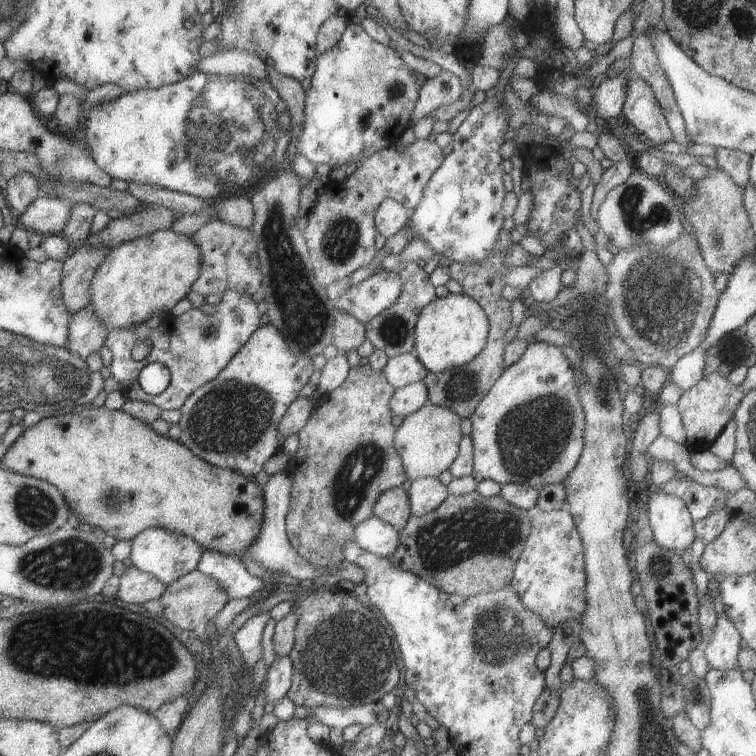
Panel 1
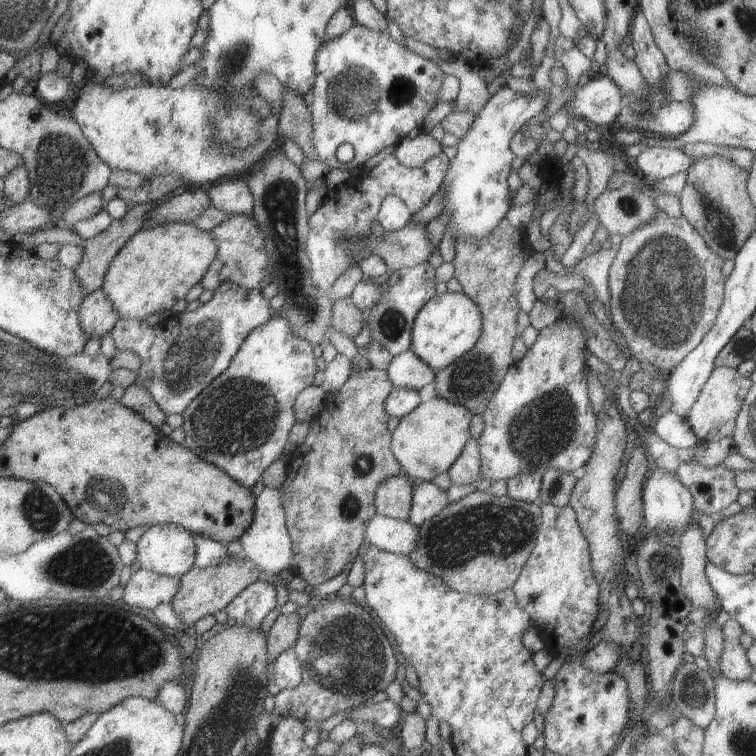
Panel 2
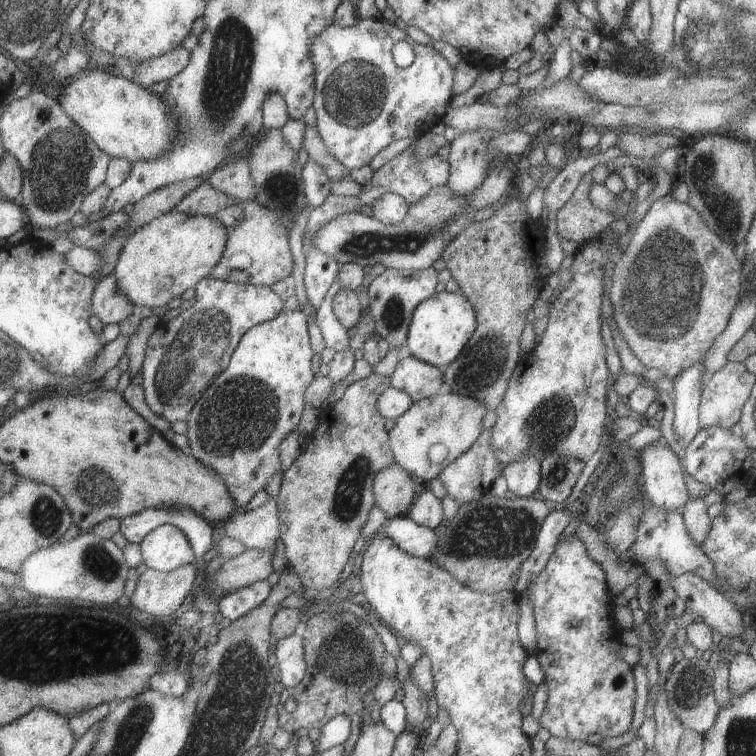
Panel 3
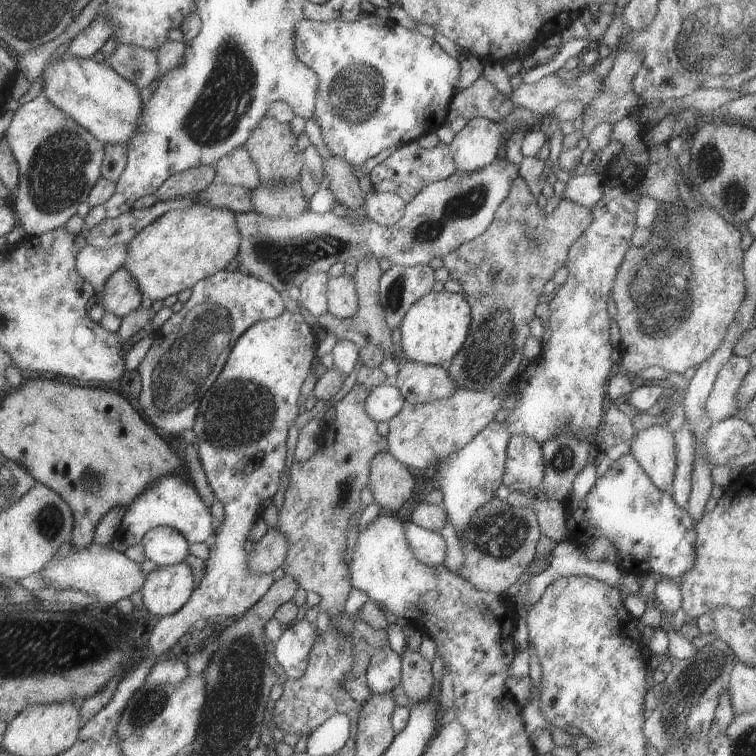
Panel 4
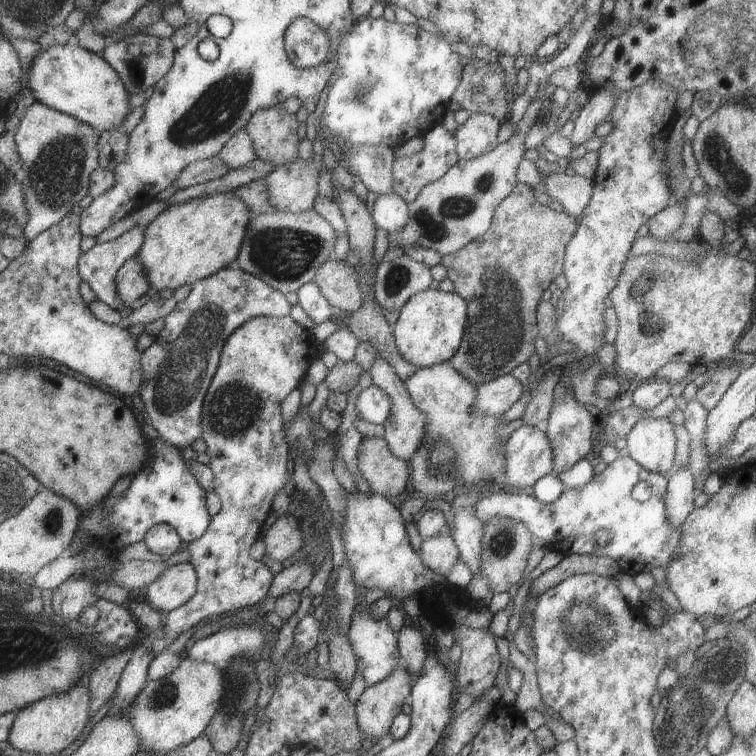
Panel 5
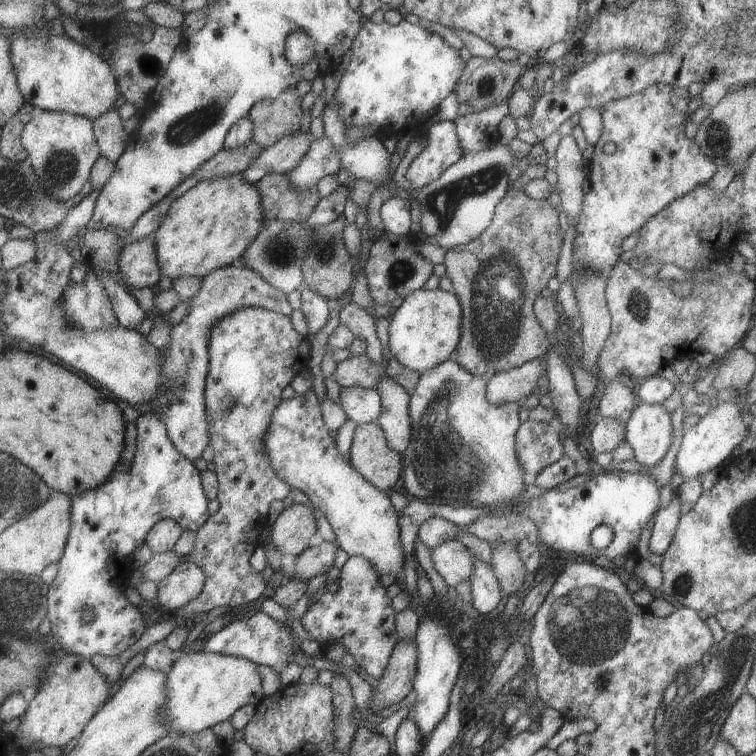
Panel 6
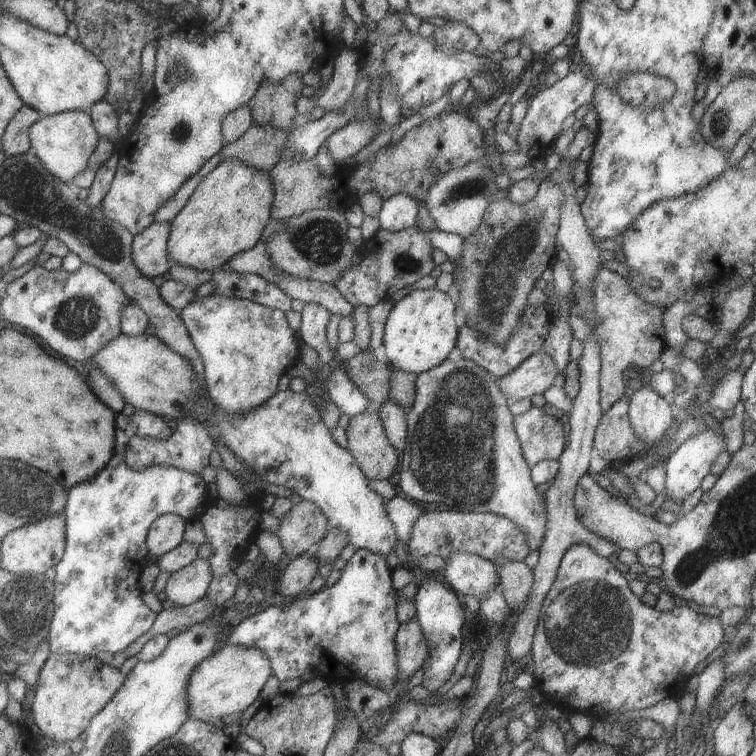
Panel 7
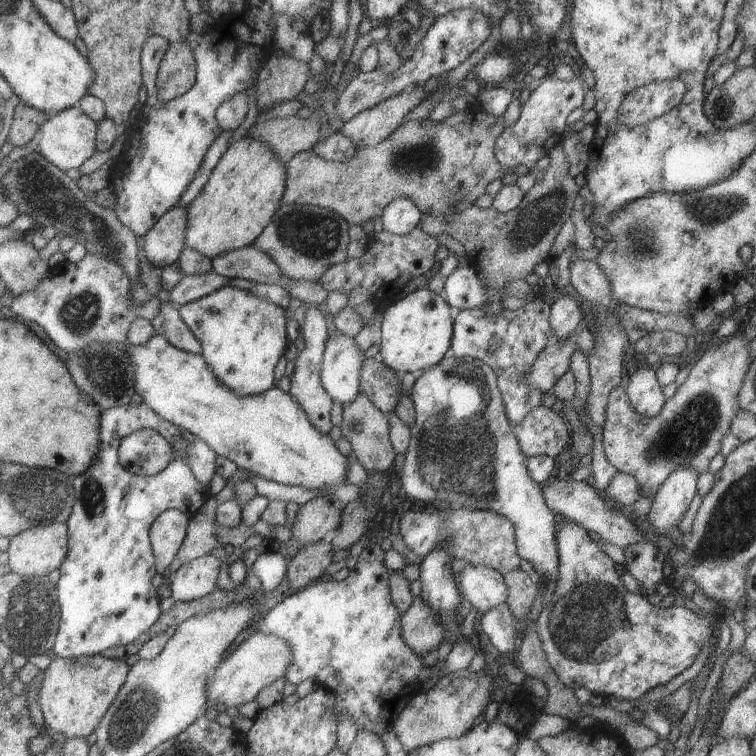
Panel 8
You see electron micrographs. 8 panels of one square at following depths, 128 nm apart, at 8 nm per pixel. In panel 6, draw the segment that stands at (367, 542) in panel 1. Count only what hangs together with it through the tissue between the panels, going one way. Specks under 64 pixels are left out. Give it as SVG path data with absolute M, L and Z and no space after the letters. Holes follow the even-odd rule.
M445 541L429 549L434 569L447 586L455 588L460 582L468 581L472 575L472 554L459 541Z

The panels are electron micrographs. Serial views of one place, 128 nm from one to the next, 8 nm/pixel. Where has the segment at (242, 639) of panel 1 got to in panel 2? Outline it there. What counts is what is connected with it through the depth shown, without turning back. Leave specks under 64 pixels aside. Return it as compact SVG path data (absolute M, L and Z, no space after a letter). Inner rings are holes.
M258 579L225 605L225 614L237 625L259 629L263 617L277 605L276 592L271 583Z

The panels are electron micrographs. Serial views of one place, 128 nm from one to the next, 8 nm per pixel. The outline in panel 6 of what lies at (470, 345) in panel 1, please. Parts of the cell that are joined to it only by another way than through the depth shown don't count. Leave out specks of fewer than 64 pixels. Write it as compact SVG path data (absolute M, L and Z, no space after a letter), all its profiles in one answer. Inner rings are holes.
M415 289L406 294L392 314L388 326L388 349L405 368L421 374L449 358L461 336L461 307L455 293L437 289Z

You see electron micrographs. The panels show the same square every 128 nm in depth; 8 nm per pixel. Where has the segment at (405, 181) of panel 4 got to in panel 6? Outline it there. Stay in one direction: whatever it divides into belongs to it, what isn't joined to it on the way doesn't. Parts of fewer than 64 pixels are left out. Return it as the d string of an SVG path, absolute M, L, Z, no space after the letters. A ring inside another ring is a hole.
M440 120L427 129L427 144L409 164L405 178L411 184L411 189L419 190L428 182L433 182L448 166L457 162L463 155L458 138L456 137L454 121Z

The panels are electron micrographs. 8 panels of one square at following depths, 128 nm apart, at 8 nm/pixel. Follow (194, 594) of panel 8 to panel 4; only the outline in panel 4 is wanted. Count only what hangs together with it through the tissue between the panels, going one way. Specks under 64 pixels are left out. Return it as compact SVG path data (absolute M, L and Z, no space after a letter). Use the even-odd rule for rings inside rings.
M181 561L147 573L139 591L143 608L162 617L174 613L190 597L193 588L191 568Z

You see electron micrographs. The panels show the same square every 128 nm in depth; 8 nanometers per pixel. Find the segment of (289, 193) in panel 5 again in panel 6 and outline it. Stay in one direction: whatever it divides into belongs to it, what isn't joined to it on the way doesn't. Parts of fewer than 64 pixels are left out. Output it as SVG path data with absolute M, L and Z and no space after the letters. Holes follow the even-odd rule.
M325 136L316 138L310 149L287 174L290 183L301 190L310 189L326 174L337 173L341 168L341 161L331 141Z

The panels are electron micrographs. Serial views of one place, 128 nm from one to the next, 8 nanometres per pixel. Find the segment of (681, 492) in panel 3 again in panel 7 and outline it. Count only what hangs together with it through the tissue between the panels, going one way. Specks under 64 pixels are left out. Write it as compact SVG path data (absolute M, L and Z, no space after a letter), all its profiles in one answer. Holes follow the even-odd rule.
M645 381L628 399L628 421L644 445L656 445L673 416L668 399L660 397Z

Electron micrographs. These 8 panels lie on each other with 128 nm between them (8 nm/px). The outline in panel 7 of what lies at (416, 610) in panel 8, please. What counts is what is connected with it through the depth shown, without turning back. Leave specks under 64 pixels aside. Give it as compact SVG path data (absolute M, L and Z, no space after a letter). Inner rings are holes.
M416 617L398 623L393 640L398 670L396 682L400 682L407 677L411 678L412 674L423 666L428 657L428 646Z

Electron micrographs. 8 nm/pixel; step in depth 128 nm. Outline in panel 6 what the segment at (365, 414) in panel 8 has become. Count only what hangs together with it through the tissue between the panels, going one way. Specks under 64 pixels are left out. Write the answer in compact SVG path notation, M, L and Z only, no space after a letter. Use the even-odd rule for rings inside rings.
M375 422L355 424L348 460L365 480L385 493L402 475L400 454L387 444Z

